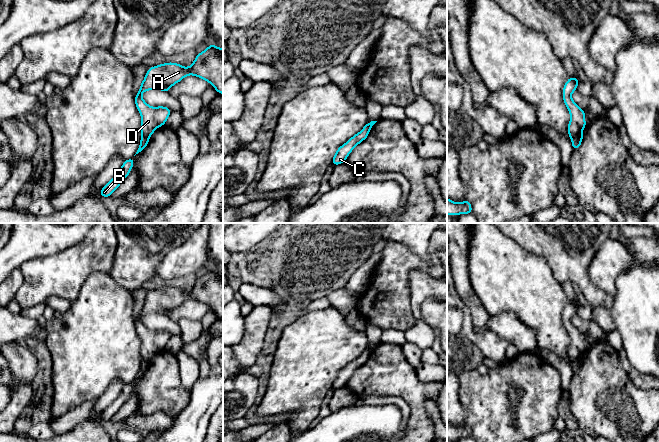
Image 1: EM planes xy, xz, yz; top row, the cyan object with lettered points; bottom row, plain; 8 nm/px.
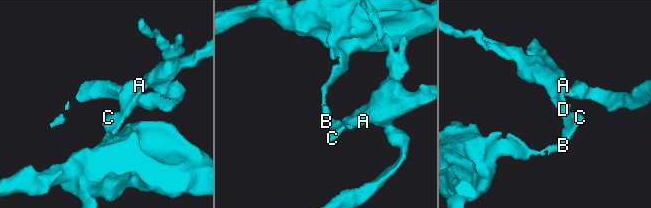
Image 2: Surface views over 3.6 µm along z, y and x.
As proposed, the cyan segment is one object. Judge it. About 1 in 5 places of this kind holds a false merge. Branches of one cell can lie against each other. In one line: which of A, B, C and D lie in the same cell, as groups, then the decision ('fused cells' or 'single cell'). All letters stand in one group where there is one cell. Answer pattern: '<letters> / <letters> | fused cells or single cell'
A D / B C | fused cells

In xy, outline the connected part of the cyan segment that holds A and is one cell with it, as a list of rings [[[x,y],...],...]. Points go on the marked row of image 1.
[[[209,44],[206,50],[197,54],[192,65],[187,68],[169,62],[147,70],[139,92],[134,98],[141,114],[141,133],[144,137],[149,139],[158,127],[163,126],[172,111],[164,106],[149,106],[142,98],[143,92],[153,89],[168,92],[174,84],[187,75],[208,81],[219,94],[223,94],[223,48]]]

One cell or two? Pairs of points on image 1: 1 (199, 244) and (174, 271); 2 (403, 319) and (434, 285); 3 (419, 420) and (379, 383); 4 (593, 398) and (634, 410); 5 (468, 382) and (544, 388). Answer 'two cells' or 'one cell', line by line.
1: one cell
2: two cells
3: one cell
4: one cell
5: one cell

